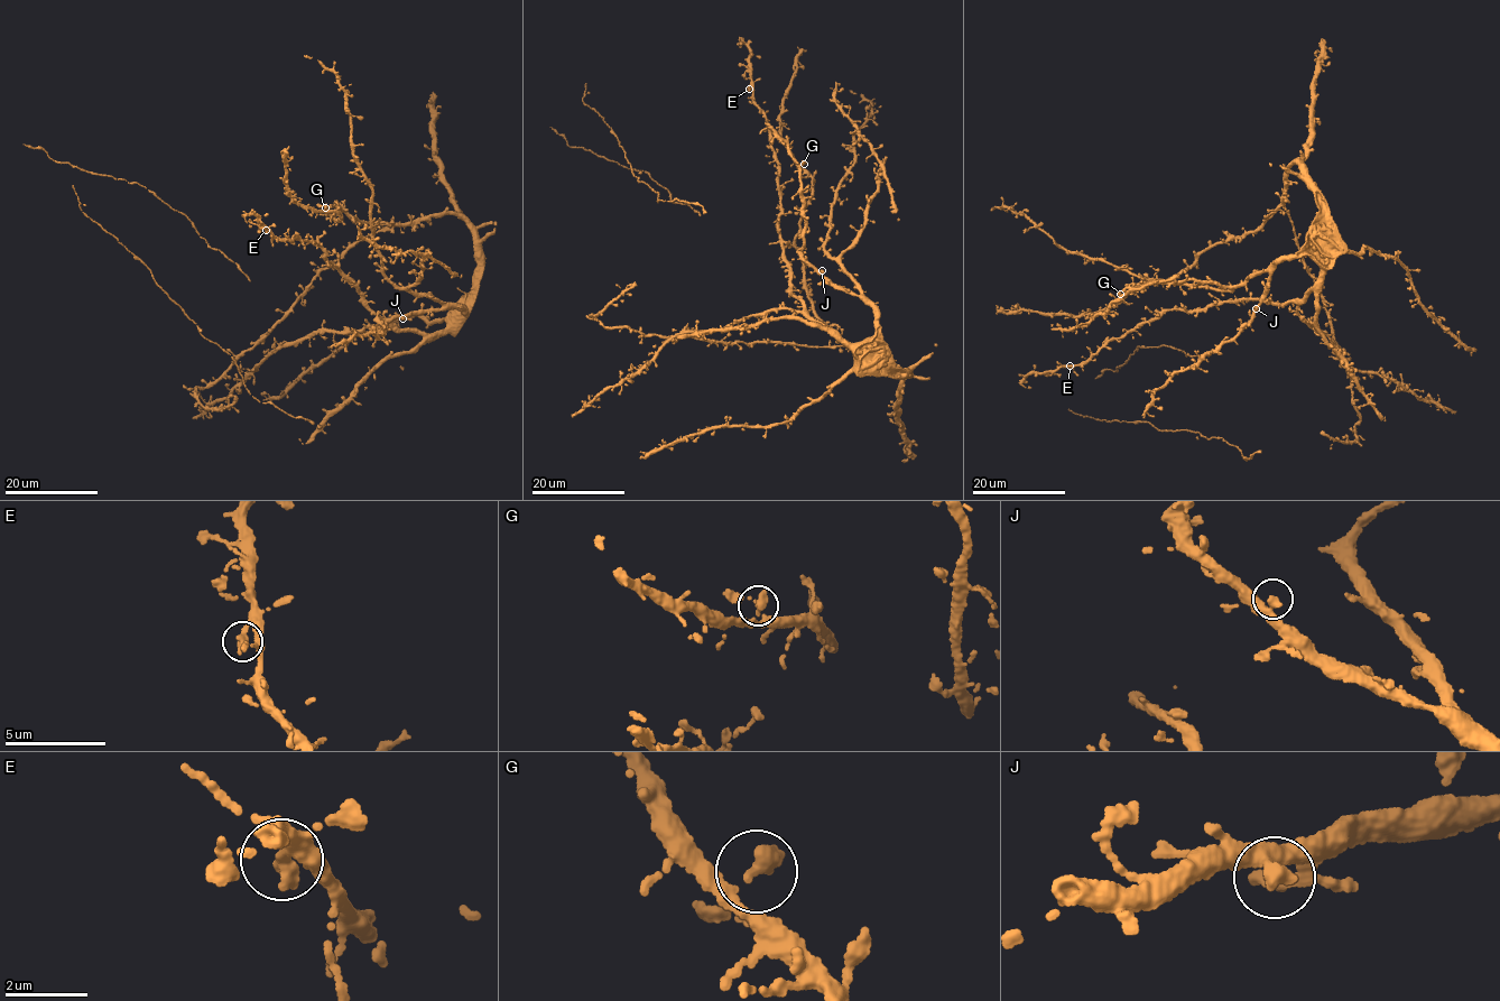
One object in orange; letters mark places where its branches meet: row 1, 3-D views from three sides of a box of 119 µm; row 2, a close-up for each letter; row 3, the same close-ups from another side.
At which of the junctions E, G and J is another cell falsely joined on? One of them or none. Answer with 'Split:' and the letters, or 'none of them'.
Split: none of them

